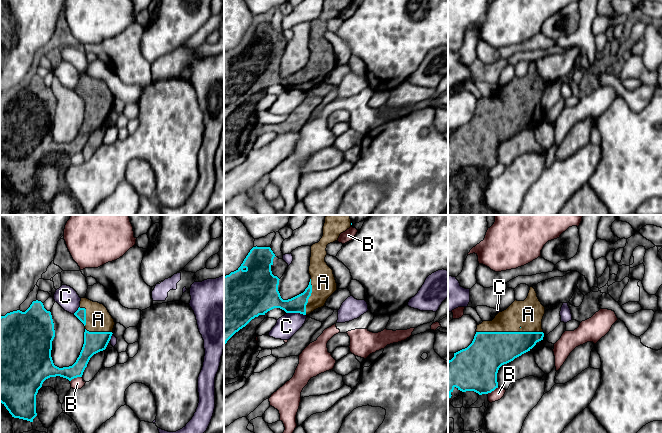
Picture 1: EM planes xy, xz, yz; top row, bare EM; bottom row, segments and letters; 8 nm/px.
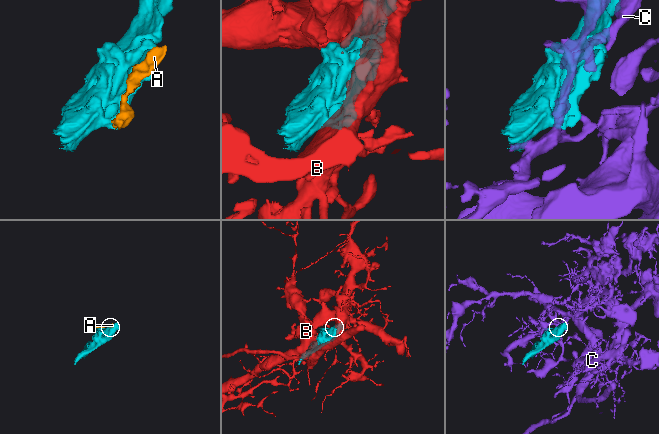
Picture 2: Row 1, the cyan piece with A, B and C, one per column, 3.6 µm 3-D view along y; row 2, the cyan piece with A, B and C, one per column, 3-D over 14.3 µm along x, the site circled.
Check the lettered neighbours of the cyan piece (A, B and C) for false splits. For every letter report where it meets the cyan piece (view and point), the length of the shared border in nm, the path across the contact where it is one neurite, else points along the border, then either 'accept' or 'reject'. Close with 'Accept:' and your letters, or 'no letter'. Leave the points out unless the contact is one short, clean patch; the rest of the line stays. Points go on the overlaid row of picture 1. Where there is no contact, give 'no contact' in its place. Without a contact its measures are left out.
A: meets cyan in yz at (509, 332); contact 550 nm long; accept
B: meets cyan in xy at (75, 377); contact 100 nm long; reject
C: meets cyan in xz at (296, 312); contact 150 nm long; reject
Accept: A

